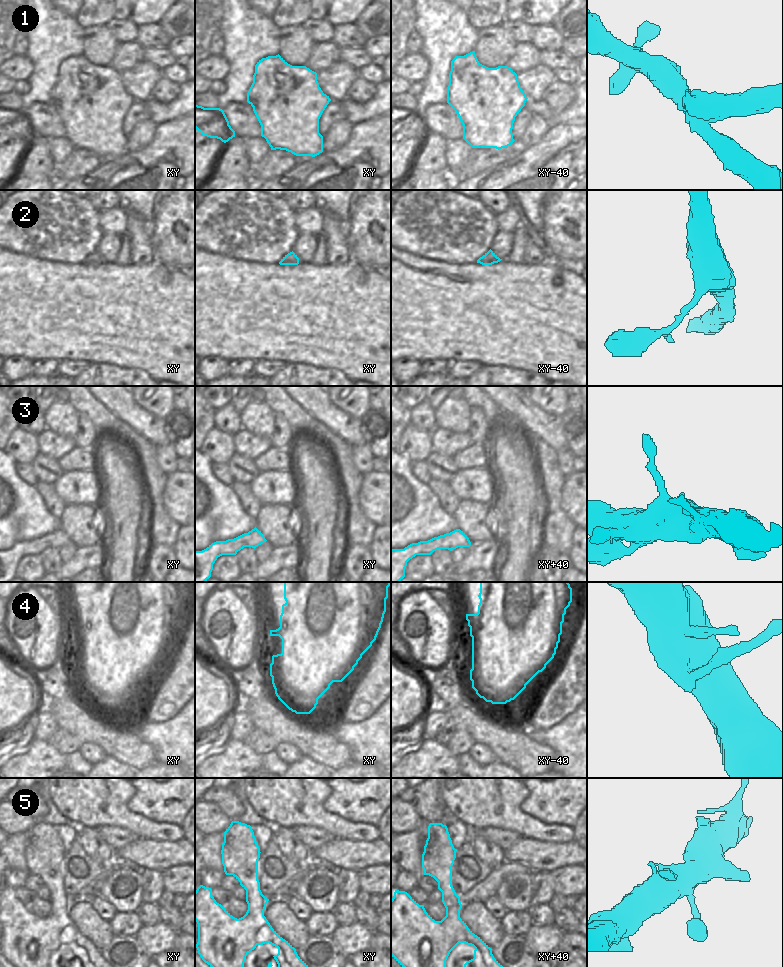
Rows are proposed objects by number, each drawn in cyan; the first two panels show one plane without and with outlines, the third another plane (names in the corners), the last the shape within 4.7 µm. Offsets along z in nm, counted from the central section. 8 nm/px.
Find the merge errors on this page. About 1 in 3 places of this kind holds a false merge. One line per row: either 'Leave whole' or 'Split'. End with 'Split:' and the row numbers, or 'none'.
1: Split
2: Leave whole
3: Leave whole
4: Split
5: Leave whole
Split: 1, 4

